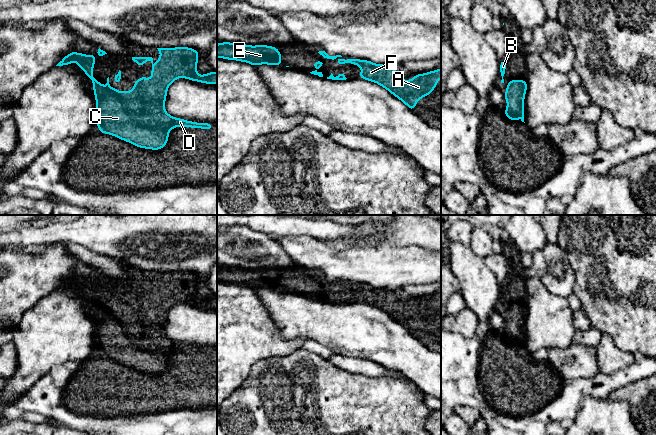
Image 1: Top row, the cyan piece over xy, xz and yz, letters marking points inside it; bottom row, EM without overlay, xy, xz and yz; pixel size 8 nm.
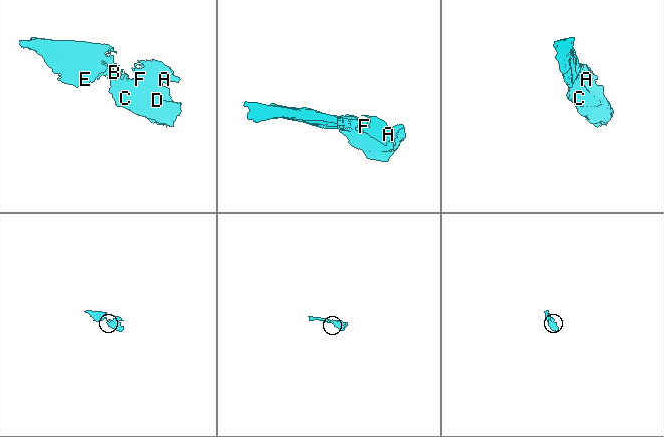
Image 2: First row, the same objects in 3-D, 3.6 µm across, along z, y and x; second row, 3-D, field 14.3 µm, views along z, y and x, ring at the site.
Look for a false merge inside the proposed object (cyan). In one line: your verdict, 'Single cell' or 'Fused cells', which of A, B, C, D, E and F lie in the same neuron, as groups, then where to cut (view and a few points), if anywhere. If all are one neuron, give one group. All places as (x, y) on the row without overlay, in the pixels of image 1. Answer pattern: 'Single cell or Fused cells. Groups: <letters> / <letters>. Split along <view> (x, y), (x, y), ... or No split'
Single cell. Groups: A B C D E F. No split

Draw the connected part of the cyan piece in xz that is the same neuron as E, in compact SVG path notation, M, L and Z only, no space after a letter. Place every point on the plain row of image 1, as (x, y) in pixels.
M231 266L217 268L217 282L247 286L253 290L260 288L281 290L282 279L278 271L268 269L246 269Z

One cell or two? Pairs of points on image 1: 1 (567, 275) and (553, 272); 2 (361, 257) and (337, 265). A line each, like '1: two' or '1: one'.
1: one
2: one

